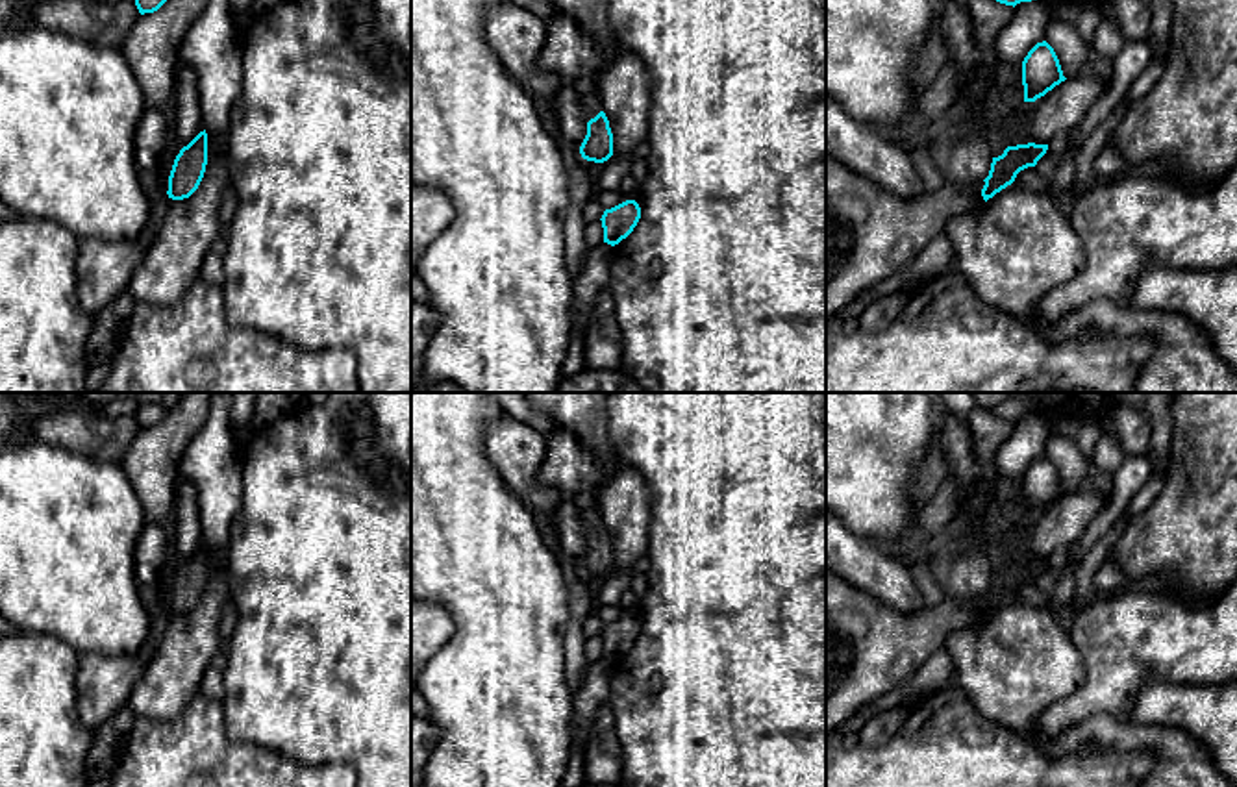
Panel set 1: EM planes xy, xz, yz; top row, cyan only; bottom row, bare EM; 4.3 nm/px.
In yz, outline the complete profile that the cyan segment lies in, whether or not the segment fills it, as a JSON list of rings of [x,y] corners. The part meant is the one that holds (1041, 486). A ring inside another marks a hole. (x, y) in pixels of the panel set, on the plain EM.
[[[1046,456],[1037,457],[1022,476],[1024,517],[1035,517],[1065,494],[1059,474]]]

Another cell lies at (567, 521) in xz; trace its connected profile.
[[[572,500],[561,502],[556,507],[552,515],[552,526],[556,530],[563,552],[580,563],[587,550],[587,533],[581,511],[574,506]]]

